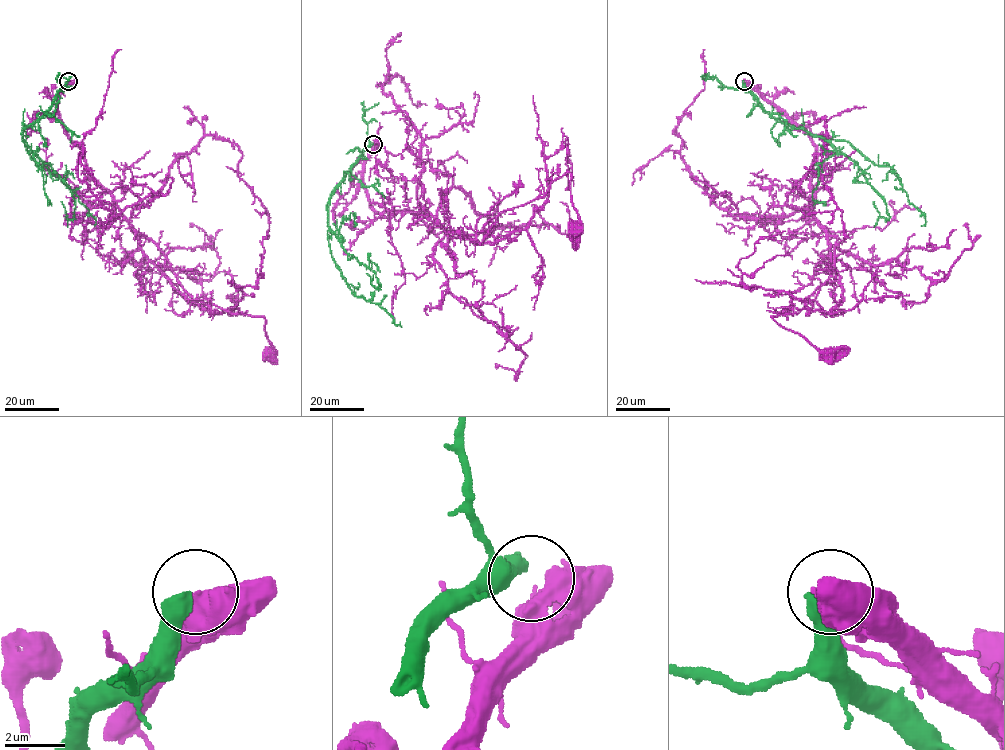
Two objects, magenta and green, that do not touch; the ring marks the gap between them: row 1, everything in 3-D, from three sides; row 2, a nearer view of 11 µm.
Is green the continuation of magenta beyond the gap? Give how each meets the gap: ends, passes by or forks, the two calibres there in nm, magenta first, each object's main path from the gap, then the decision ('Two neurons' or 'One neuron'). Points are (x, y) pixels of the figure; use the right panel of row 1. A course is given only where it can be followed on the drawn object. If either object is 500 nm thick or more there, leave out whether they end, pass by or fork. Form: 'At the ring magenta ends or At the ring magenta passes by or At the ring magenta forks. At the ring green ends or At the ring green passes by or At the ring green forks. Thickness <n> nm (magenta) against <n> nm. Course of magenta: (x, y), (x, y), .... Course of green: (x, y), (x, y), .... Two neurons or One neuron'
Thickness 600 nm (magenta) against 500 nm. Course of magenta: (744, 81), (816, 147), (812, 216), (837, 237), (835, 268), (816, 297), (798, 313), (771, 317), (829, 352). Course of green: (743, 81), (773, 117), (827, 140), (849, 142), (874, 163), (888, 166), (908, 200), (924, 215), (921, 226). Two neurons

